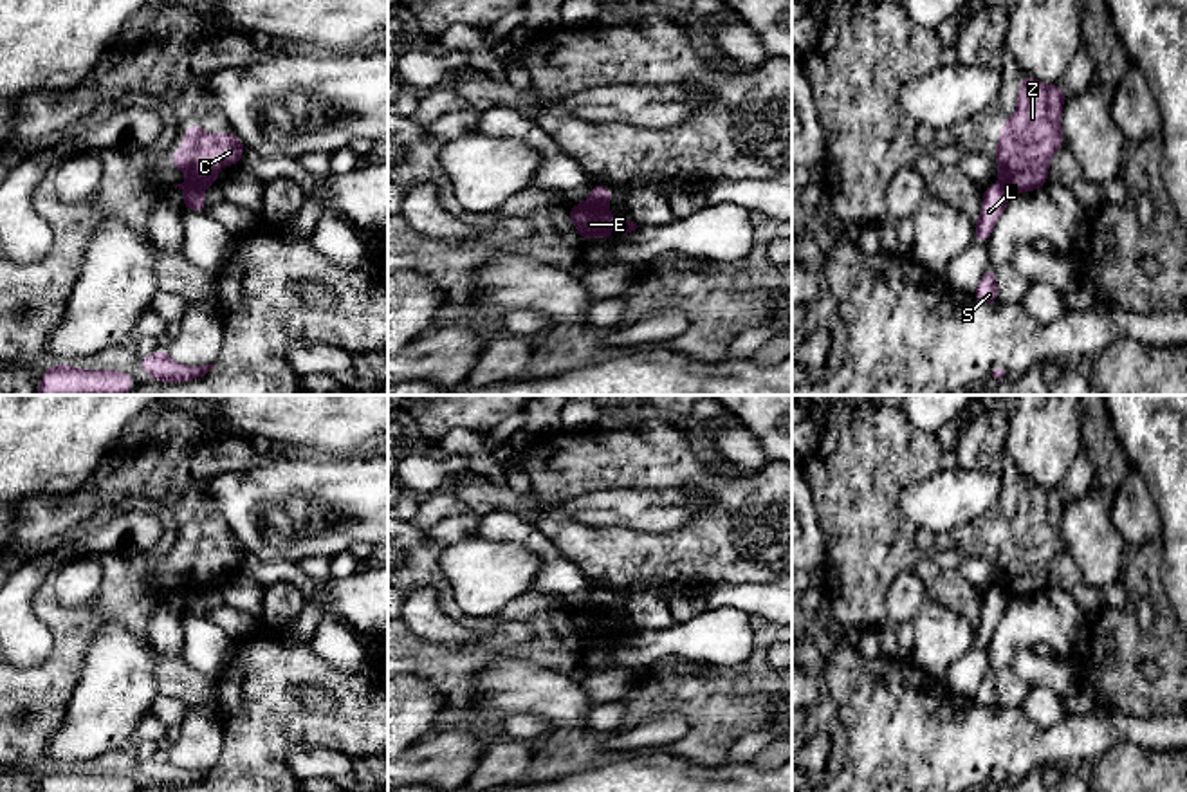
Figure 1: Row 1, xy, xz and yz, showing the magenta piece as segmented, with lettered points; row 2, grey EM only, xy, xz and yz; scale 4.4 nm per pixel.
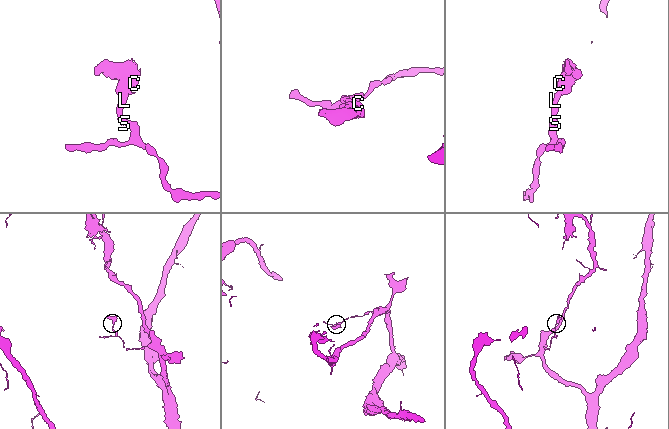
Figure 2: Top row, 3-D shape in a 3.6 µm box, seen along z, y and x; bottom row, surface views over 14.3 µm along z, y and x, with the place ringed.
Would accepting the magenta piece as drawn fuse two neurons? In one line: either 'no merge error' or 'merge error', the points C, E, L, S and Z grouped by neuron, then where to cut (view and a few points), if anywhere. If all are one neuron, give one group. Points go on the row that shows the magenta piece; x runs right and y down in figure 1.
merge error | C E Z / L S | xy (201, 186), (183, 192)

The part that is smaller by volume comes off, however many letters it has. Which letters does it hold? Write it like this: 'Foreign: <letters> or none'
Foreign: C, E, Z

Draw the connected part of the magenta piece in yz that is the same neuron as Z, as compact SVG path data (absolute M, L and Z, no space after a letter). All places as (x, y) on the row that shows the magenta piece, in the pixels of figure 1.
M1028 74L1023 76L1016 112L1001 123L994 148L999 186L1008 193L1035 191L1050 182L1050 159L1064 141L1063 105L1061 85L1044 85Z

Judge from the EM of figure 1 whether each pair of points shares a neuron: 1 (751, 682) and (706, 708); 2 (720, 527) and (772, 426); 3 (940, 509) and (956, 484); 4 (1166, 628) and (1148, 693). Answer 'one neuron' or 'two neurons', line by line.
1: one neuron
2: two neurons
3: one neuron
4: one neuron

